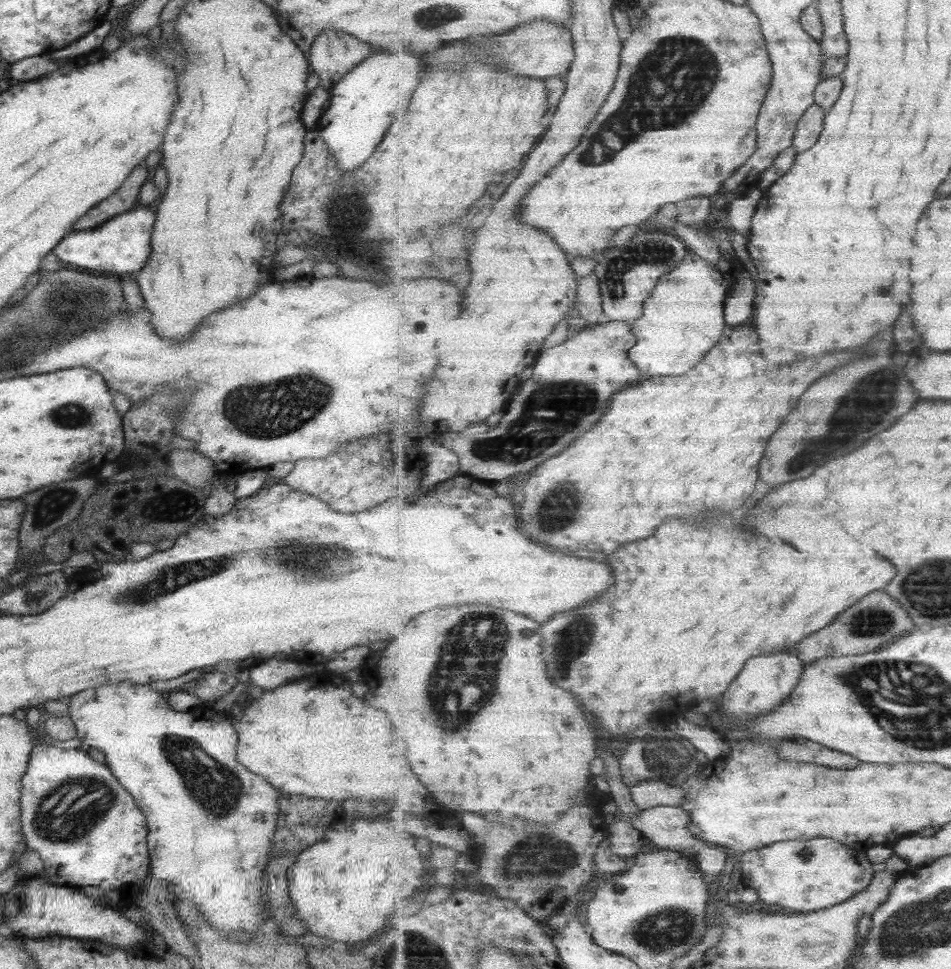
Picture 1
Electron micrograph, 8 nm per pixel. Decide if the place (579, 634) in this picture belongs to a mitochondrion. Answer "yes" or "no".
yes

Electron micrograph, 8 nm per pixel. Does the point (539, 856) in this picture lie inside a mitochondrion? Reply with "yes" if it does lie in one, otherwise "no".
yes

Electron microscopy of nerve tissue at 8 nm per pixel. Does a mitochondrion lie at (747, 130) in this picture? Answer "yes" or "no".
no

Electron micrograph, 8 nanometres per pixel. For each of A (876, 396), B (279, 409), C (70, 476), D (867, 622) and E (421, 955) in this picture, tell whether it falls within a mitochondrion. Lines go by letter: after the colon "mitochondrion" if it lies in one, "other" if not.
A: mitochondrion
B: mitochondrion
C: other
D: mitochondrion
E: mitochondrion

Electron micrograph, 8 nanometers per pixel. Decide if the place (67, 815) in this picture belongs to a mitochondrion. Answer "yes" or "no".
yes

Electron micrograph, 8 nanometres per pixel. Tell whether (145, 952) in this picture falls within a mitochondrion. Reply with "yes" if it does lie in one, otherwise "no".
no

